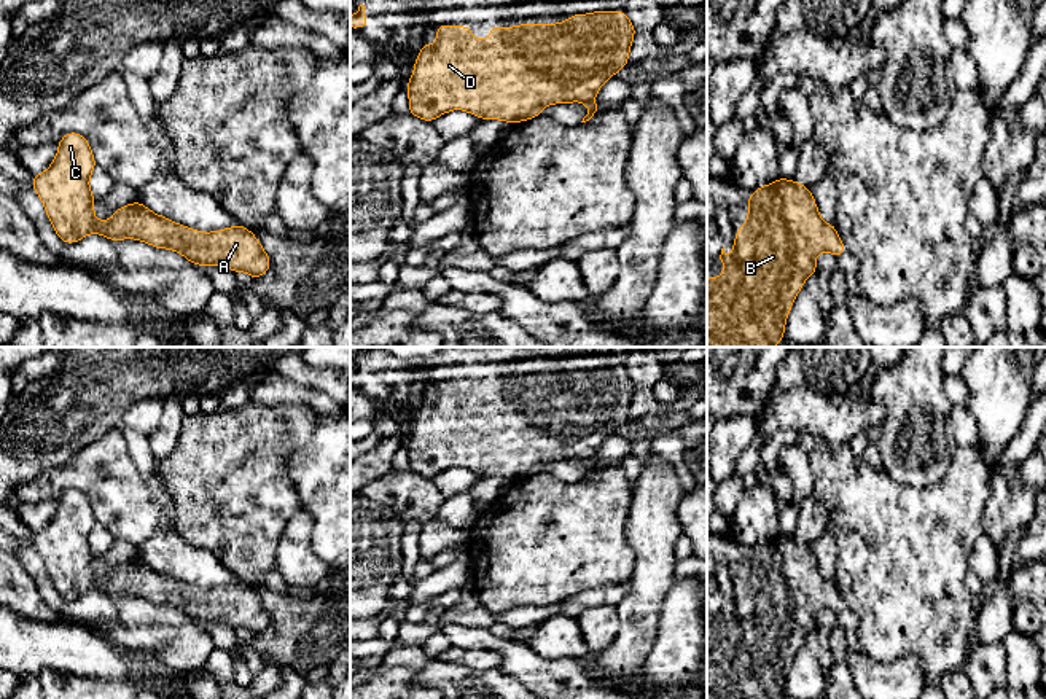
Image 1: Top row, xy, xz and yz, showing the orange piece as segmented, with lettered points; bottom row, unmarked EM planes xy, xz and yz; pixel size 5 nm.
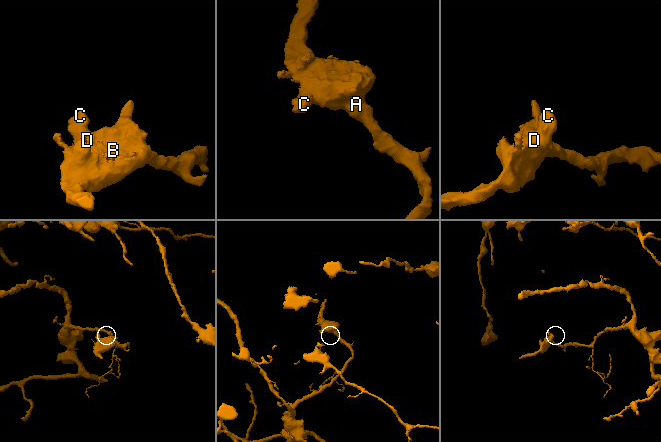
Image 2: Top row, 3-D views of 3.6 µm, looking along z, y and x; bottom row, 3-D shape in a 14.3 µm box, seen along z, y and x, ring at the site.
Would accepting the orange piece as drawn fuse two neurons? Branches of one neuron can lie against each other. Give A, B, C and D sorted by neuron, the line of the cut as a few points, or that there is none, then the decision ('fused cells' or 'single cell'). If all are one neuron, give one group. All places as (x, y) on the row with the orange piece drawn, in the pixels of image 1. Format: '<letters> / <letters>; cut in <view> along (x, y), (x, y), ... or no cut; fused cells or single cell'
A B C D; no cut; single cell

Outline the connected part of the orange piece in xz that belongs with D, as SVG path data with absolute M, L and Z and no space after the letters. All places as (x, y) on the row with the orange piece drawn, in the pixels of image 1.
M592 11L572 14L567 22L533 25L524 22L519 27L492 25L486 40L474 40L468 25L435 25L438 40L423 46L414 62L414 73L406 84L409 97L409 115L431 123L451 110L465 110L481 119L502 119L521 123L543 115L543 108L552 103L583 102L587 115L581 123L589 121L600 107L592 100L602 84L627 65L629 49L635 37L635 27L626 11Z

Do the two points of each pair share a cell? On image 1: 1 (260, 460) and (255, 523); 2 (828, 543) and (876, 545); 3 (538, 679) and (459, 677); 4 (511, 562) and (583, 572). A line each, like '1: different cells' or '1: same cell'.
1: same cell
2: different cells
3: different cells
4: same cell

